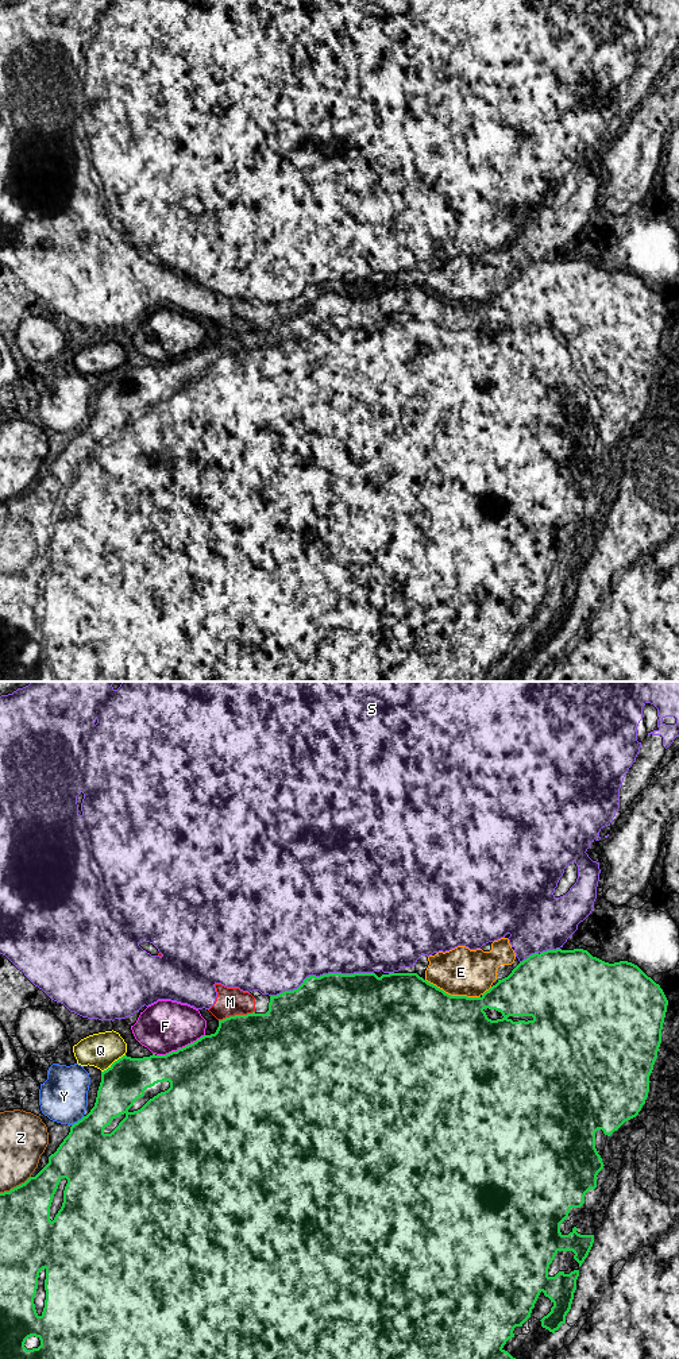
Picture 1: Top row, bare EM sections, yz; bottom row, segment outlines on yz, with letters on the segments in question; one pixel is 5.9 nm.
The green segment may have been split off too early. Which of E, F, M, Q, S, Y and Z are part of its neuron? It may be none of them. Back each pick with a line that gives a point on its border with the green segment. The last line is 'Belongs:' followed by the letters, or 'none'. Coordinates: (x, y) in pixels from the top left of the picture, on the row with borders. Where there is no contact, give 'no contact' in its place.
Belongs: none

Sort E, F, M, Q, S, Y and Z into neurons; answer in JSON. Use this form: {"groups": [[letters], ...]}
{"groups": [["E", "M", "S"], ["F"], ["Q"], ["Y"], ["Z"]]}

